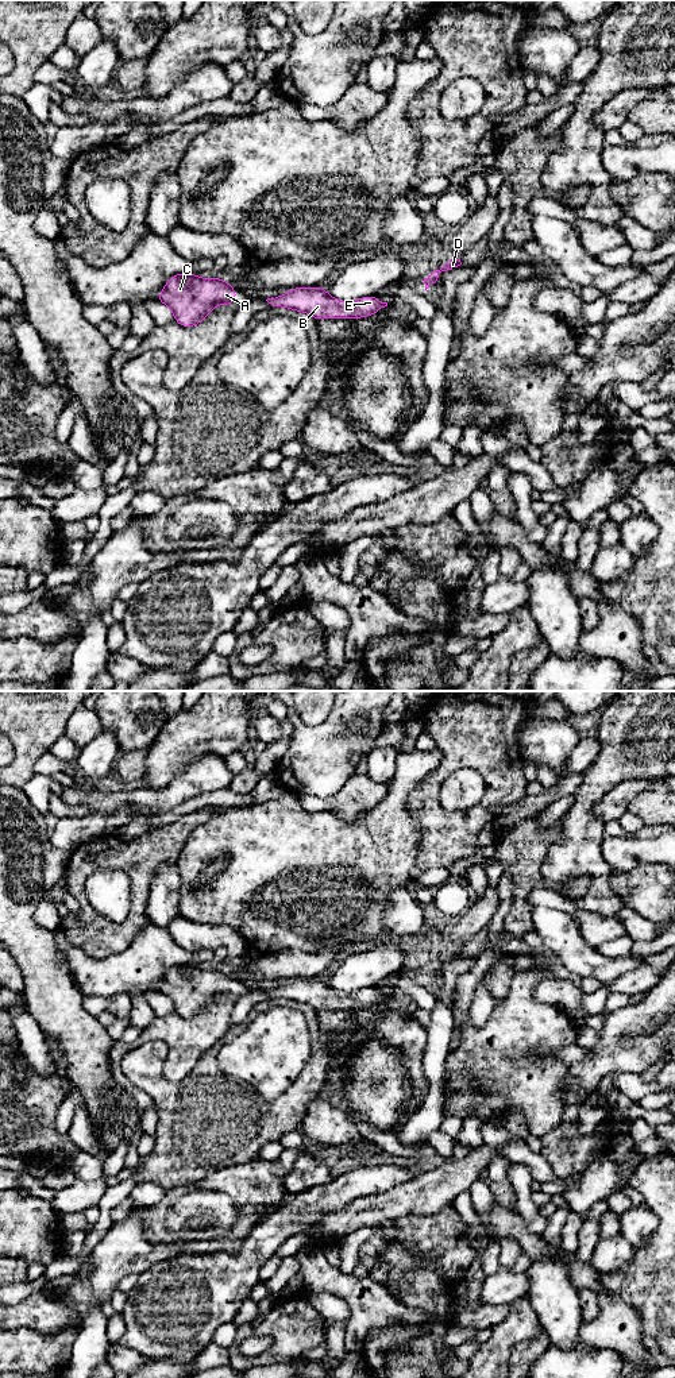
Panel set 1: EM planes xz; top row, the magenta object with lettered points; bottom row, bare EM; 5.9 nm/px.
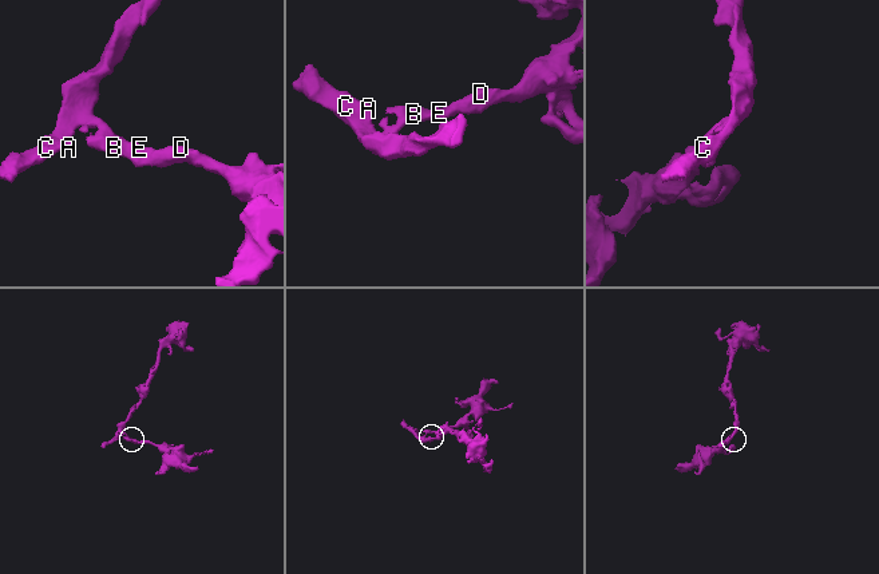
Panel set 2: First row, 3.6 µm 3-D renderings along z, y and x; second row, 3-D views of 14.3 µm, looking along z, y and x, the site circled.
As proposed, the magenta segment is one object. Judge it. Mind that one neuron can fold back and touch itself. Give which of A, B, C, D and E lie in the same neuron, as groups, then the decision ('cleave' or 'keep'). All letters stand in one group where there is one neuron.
A B C D E | keep

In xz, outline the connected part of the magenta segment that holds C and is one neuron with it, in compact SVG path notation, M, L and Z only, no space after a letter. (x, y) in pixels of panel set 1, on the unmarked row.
M176 965L165 976L158 992L167 996L182 1018L194 1018L216 996L232 996L236 980L220 969L202 970L196 965Z

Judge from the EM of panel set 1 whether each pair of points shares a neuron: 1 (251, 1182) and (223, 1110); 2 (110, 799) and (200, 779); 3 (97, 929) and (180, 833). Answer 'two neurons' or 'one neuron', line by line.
1: two neurons
2: one neuron
3: one neuron

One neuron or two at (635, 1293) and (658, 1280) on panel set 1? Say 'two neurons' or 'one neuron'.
one neuron

